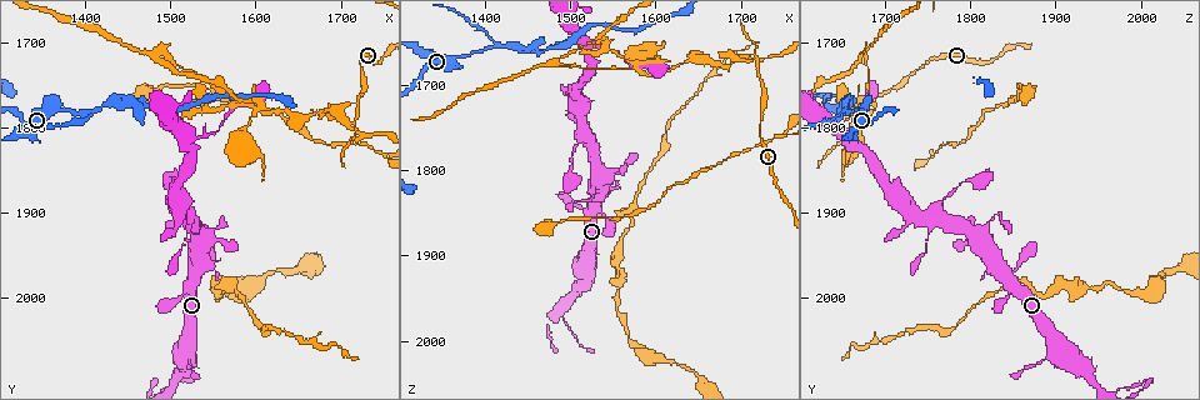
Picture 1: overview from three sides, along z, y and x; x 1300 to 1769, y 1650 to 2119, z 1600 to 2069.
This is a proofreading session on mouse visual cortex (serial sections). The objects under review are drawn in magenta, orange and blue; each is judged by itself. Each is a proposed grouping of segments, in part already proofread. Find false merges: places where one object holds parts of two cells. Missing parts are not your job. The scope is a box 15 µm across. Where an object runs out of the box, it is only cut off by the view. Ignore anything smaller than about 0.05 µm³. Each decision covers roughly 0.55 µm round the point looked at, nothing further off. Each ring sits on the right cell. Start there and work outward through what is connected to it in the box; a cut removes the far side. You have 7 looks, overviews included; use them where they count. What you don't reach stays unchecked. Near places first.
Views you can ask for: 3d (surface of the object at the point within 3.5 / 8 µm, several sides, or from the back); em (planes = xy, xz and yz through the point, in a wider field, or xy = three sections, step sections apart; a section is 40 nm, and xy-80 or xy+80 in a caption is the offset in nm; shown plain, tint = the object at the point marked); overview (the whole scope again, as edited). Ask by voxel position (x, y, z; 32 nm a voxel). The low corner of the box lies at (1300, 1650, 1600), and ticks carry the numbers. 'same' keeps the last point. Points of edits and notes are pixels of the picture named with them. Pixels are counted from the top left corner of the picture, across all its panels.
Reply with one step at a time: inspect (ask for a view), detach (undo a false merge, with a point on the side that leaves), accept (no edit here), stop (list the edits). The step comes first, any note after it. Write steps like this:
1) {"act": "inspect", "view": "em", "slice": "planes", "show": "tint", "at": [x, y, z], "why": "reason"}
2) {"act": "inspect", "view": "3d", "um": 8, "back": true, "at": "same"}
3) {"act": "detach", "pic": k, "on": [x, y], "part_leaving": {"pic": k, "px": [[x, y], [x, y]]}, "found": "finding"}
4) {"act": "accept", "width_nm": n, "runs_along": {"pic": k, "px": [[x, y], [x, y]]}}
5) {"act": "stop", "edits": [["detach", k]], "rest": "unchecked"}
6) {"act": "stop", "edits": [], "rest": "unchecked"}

{"act": "inspect", "view": "3d", "um": 8, "at": [1520, 1815, 1660], "why": "three-way junction"}

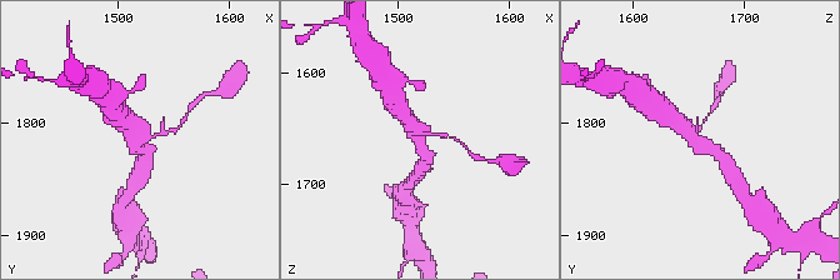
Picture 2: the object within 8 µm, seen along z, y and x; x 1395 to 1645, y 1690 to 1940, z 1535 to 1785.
{"act": "inspect", "view": "3d", "um": 3.5, "back": true, "at": [1520, 1814, 1656]}

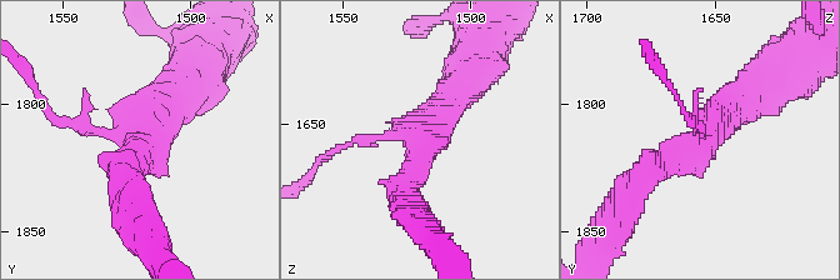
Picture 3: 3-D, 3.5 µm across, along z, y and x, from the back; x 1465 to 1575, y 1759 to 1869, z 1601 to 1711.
{"act": "inspect", "view": "em", "slice": "xy", "step": 2, "show": "tint", "at": [1521, 1816, 1656], "arms": 3, "arm_widths_nm": [150, 400, 450], "why": "shape alone is not enough"}

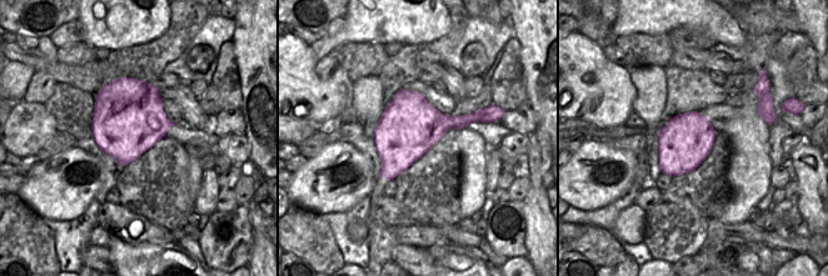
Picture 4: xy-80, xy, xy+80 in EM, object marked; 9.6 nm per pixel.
{"act": "accept", "runs_along": {"pic": 3, "px": [[636, 186], [751, 94]]}, "found": "one cell here"}

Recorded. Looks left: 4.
{"act": "inspect", "view": "3d", "um": 3.5, "at": [1715, 1795, 1660], "why": "narrows sharply"}

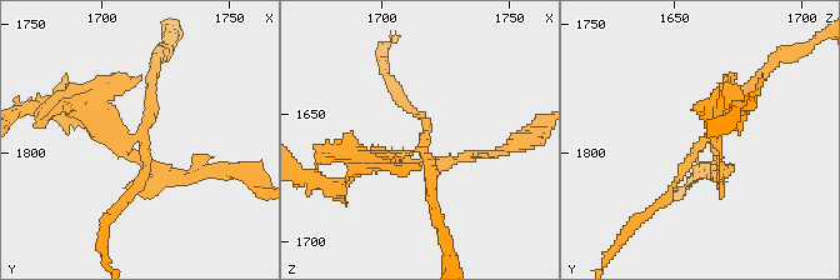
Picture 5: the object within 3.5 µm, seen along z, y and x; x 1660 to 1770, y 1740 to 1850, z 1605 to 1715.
{"act": "inspect", "view": "em", "slice": "xy", "step": 2, "show": "tint", "at": [1716, 1791, 1664], "why": "now the EM"}

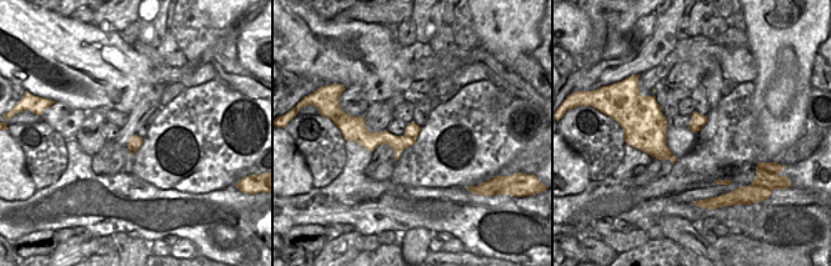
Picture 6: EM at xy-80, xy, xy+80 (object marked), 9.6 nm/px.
{"act": "detach", "pic": 5, "on": [719, 179], "part_leaving": {"pic": 5, "px": [[411, 150], [361, 160], [343, 183], [315, 180]]}, "found": "a second cell is stuck on"}

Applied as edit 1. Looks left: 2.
{"act": "stop", "edits": [["detach", 5]], "rest": "unchecked"}

